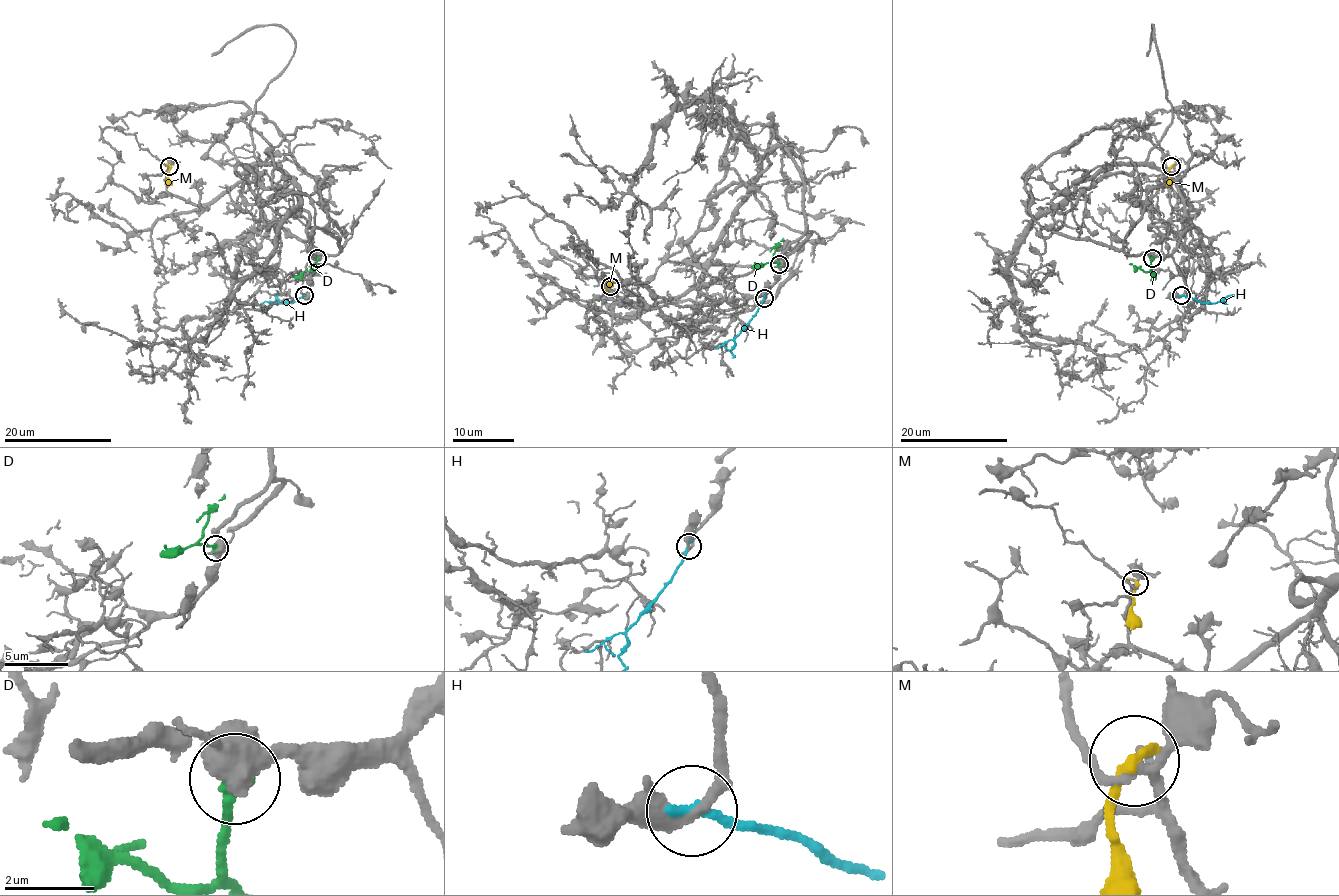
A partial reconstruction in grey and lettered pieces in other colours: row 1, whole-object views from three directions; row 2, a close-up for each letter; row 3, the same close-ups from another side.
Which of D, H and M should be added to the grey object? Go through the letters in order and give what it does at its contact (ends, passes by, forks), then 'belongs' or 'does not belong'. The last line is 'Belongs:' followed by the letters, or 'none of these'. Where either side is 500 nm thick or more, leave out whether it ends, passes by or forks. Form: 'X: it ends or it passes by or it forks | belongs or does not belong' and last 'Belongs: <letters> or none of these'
D: it ends | belongs
H: it ends | does not belong
M: it ends | does not belong
Belongs: D

